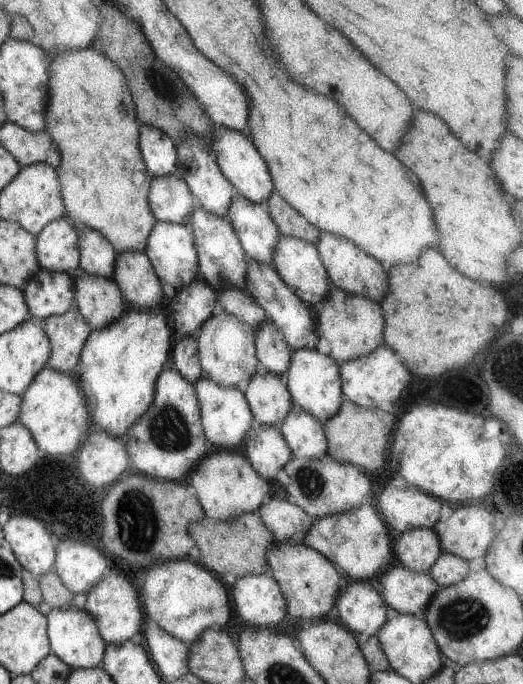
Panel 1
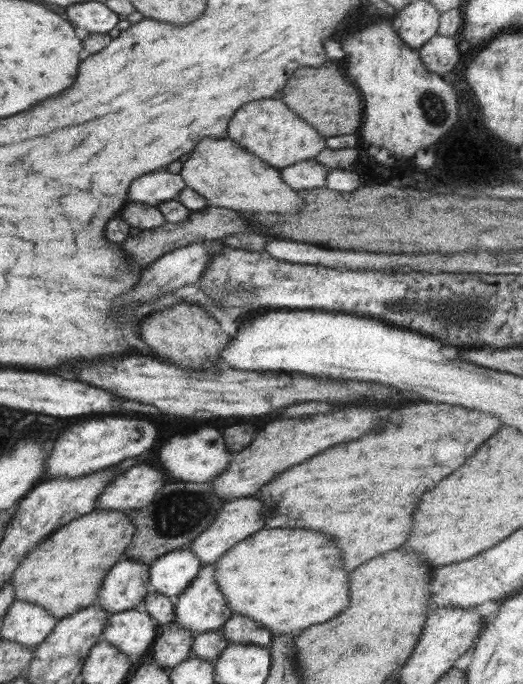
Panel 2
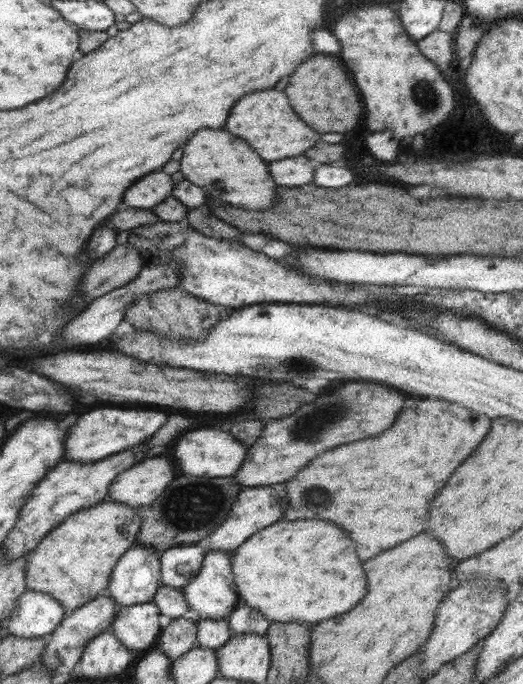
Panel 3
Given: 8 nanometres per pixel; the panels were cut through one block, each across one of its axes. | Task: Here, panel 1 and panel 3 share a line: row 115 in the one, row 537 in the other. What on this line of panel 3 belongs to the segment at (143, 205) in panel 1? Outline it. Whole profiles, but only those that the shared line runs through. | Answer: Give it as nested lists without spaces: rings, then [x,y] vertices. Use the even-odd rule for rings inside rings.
[[[104,500],[92,508],[74,512],[52,529],[34,550],[27,552],[25,574],[27,590],[50,594],[52,598],[62,604],[62,608],[68,614],[94,598],[109,596],[108,583],[110,583],[112,569],[118,559],[137,542],[141,524],[142,518],[140,518],[137,508],[110,500]]]

